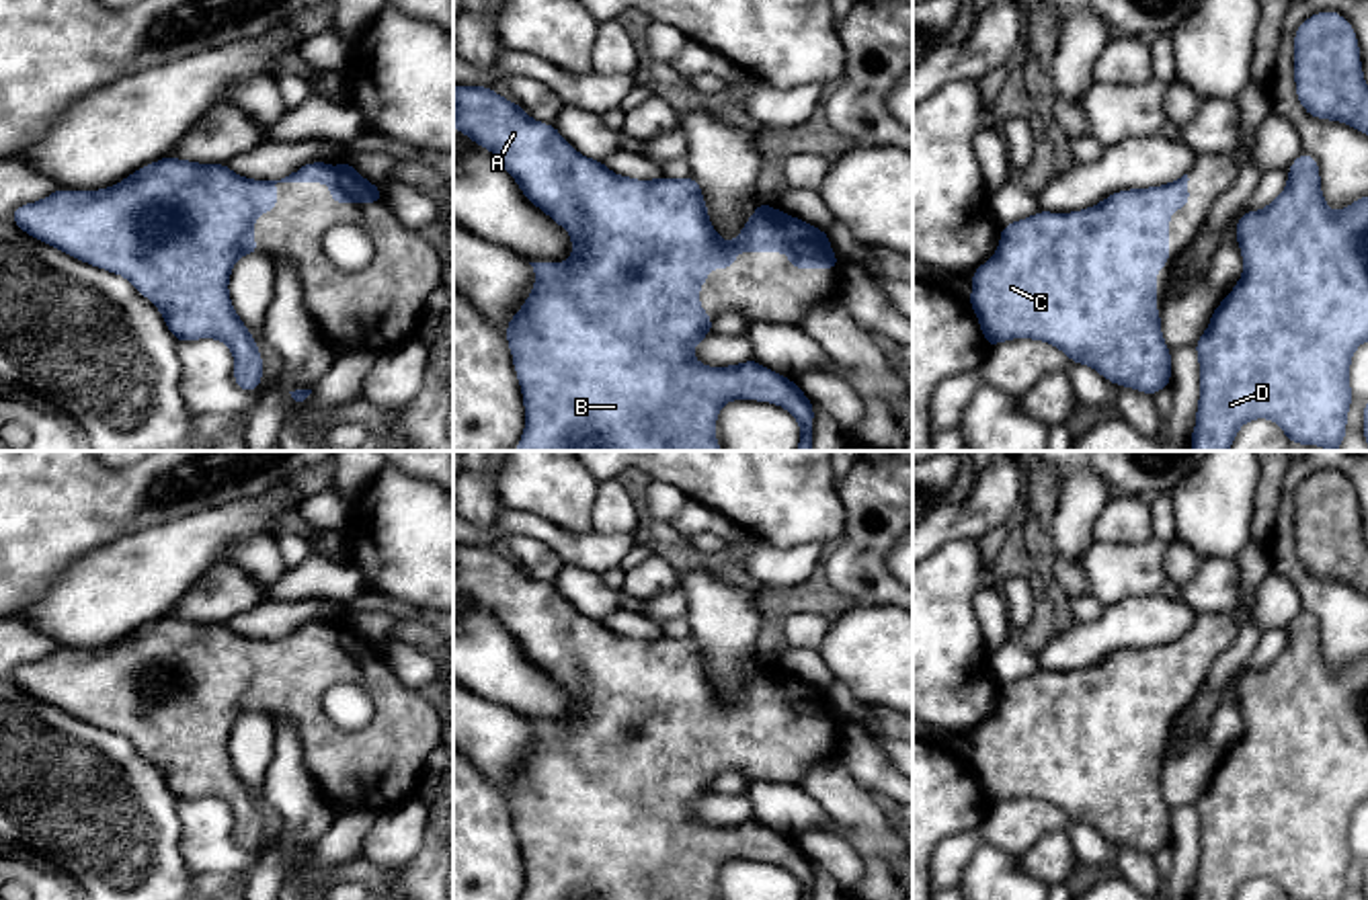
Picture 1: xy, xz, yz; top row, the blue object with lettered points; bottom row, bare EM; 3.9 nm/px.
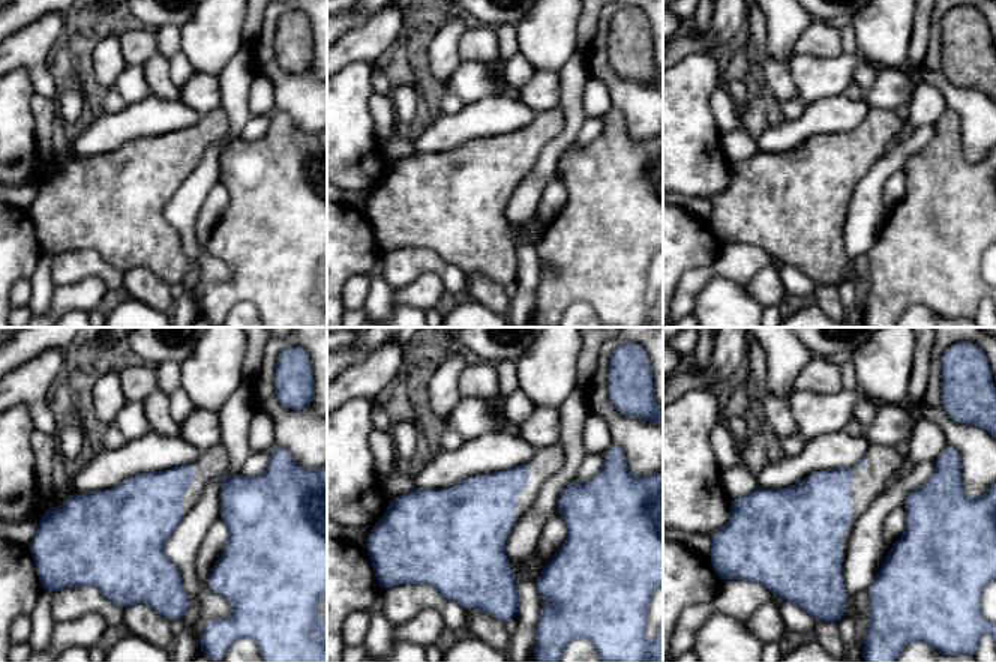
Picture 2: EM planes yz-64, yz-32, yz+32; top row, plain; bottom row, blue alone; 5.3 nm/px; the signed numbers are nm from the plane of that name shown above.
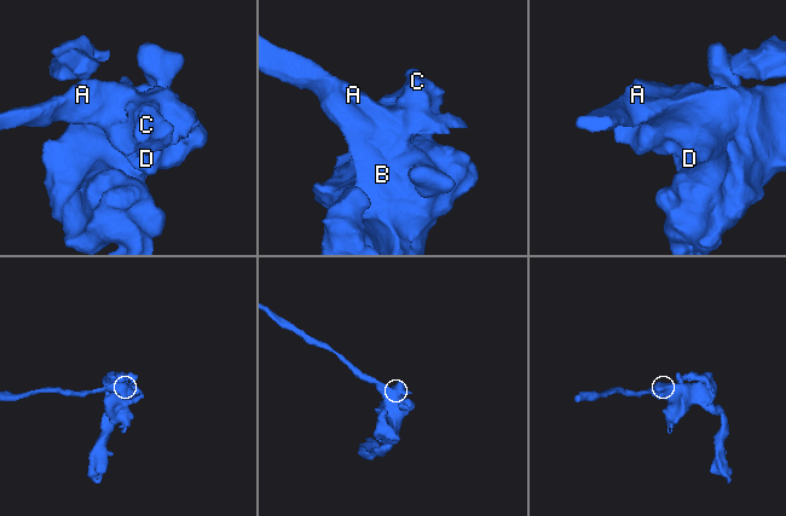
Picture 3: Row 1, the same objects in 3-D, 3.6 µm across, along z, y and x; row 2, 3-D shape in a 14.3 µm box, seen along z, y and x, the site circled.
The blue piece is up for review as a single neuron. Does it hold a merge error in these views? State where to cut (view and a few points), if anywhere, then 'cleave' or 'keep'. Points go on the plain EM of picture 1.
cut none; keep

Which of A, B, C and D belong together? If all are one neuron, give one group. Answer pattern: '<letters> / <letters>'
A B C D

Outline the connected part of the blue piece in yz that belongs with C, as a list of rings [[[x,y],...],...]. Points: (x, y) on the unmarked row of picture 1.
[[[1188,633],[1175,642],[1118,650],[1083,670],[1038,670],[1028,679],[1001,687],[995,715],[972,732],[974,767],[989,806],[1013,797],[1044,800],[1060,808],[1071,820],[1093,826],[1114,845],[1126,845],[1155,855],[1171,843],[1171,810],[1161,793],[1157,771],[1157,730],[1169,724],[1169,677],[1190,662]]]

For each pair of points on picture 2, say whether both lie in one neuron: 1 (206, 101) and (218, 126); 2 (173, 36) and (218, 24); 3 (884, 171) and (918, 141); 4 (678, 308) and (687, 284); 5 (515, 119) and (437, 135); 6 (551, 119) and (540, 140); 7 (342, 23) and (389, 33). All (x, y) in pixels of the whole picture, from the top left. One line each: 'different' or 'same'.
1: different
2: different
3: same
4: same
5: same
6: same
7: different

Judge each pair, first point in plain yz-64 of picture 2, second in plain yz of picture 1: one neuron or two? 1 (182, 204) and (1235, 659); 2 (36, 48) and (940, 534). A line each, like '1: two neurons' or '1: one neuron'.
1: one neuron
2: one neuron

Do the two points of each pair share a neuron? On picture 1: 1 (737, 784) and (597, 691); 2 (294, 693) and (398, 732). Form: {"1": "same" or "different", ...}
{"1": "different", "2": "same"}

